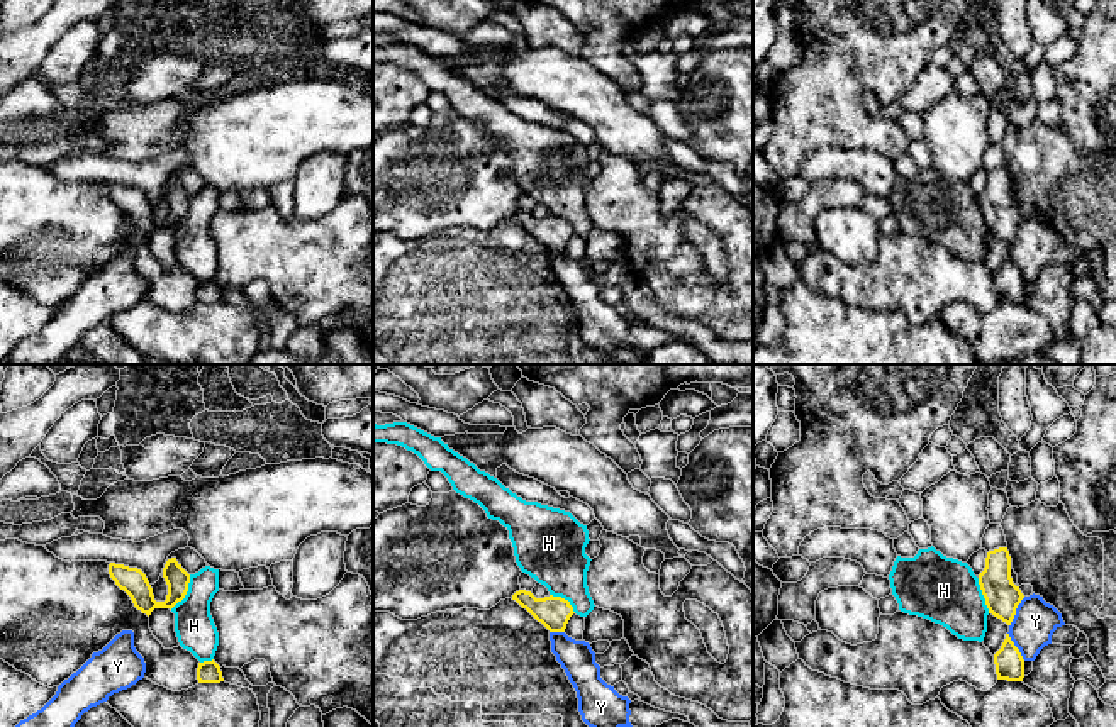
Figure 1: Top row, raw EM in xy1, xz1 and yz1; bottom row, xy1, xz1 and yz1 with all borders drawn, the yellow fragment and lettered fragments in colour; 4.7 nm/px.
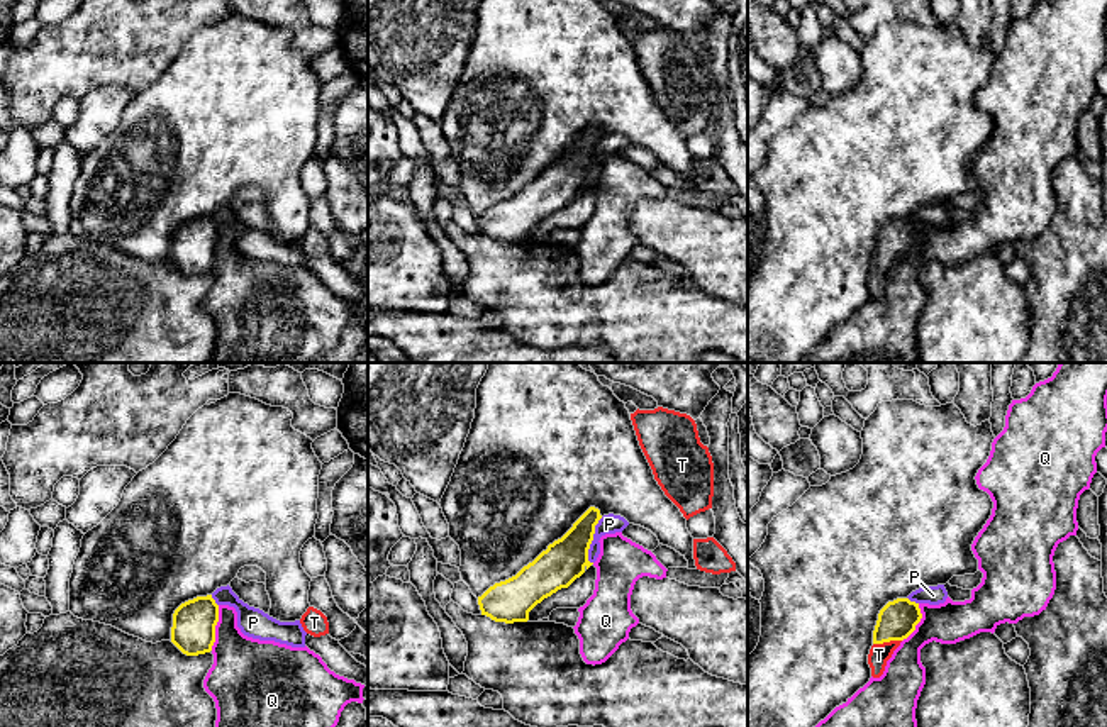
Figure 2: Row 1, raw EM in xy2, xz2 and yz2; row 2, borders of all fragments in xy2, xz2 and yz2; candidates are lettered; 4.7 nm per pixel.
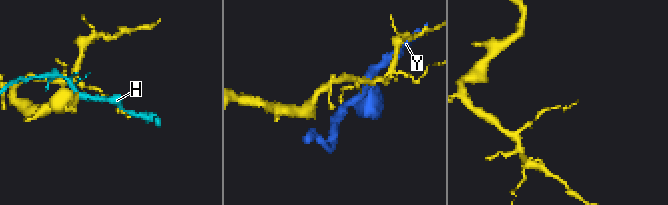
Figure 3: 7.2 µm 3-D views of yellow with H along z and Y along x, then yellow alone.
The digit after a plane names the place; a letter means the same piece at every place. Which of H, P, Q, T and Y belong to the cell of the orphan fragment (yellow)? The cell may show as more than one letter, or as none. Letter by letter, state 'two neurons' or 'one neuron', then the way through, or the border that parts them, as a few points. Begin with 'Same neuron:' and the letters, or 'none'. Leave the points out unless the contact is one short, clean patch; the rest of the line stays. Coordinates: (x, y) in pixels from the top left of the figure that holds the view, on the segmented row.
Same neuron: T
H: two neurons | along xy1 (190, 575), (187, 593), (170, 609)
P: two neurons | along xz2 (602, 517), (595, 526), (589, 549), (590, 563)
Q: two neurons
T: one neuron | across yz2 (897, 619), (887, 641), (878, 654)
Y: two neurons | along yz1 (1025, 597), (1009, 626)

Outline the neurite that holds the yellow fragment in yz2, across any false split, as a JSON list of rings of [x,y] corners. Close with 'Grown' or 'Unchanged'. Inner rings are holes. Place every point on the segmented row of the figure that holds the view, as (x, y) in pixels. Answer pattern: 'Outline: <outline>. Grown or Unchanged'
Outline: [[[897,598],[888,602],[878,613],[873,630],[873,646],[868,654],[871,676],[880,678],[885,671],[887,661],[893,651],[907,639],[915,625],[921,622],[922,613],[919,603],[909,598]]]. Grown

